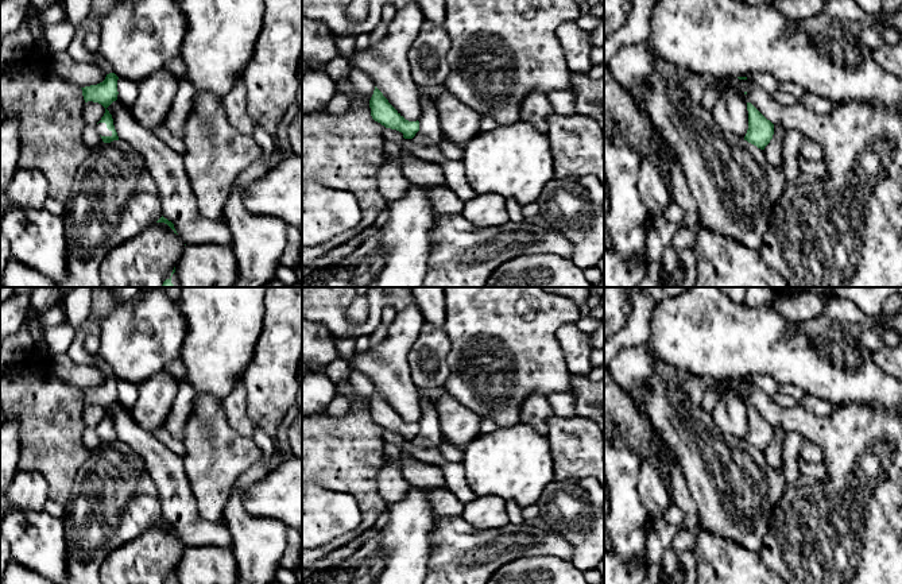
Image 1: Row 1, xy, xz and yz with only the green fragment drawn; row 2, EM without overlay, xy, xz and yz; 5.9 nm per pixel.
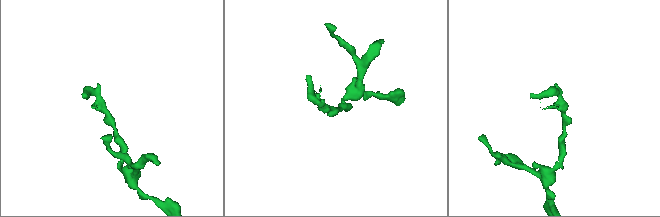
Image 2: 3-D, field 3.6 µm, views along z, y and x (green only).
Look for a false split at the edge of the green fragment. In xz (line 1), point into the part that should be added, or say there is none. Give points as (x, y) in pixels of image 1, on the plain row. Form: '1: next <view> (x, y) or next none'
1: next none

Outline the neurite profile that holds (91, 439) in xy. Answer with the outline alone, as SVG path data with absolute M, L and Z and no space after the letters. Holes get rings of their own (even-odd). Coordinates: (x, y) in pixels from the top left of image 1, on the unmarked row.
M85 429L82 442L90 450L96 450L102 445L101 438L94 429Z

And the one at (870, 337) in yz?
M864 326L858 343L860 347L867 348L872 353L880 351L884 347L880 333L875 329L875 326Z

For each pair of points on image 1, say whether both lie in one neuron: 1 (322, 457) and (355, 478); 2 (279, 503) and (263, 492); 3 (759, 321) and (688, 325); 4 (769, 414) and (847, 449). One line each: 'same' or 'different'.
1: same
2: same
3: same
4: same

